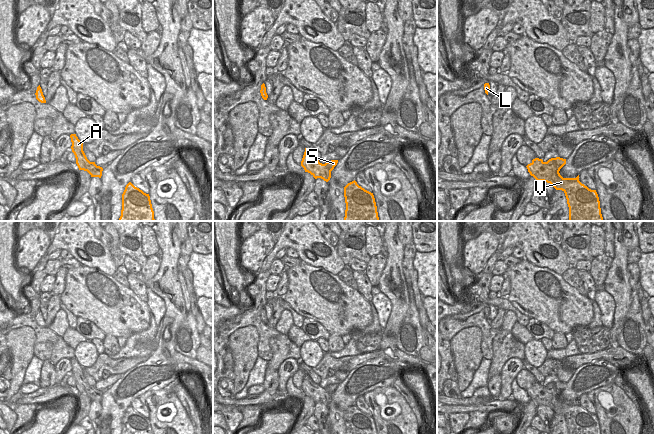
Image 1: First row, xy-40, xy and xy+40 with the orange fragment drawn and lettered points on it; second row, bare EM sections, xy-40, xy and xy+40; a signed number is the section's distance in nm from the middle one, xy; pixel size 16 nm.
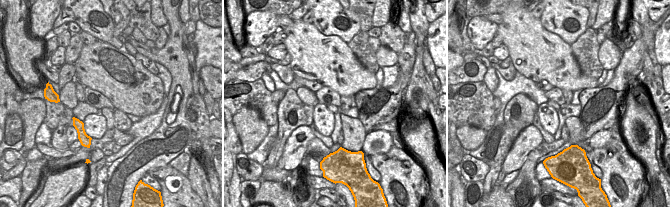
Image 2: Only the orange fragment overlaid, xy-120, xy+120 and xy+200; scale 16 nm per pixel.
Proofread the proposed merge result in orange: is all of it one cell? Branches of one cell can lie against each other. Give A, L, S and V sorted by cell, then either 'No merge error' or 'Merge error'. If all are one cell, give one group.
Groups: A L V / S. Merge error.

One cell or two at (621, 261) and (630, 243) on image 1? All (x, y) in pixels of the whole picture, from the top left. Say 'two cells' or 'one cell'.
two cells

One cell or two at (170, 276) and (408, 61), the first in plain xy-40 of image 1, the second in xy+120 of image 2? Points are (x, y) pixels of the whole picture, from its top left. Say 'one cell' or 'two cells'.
one cell

